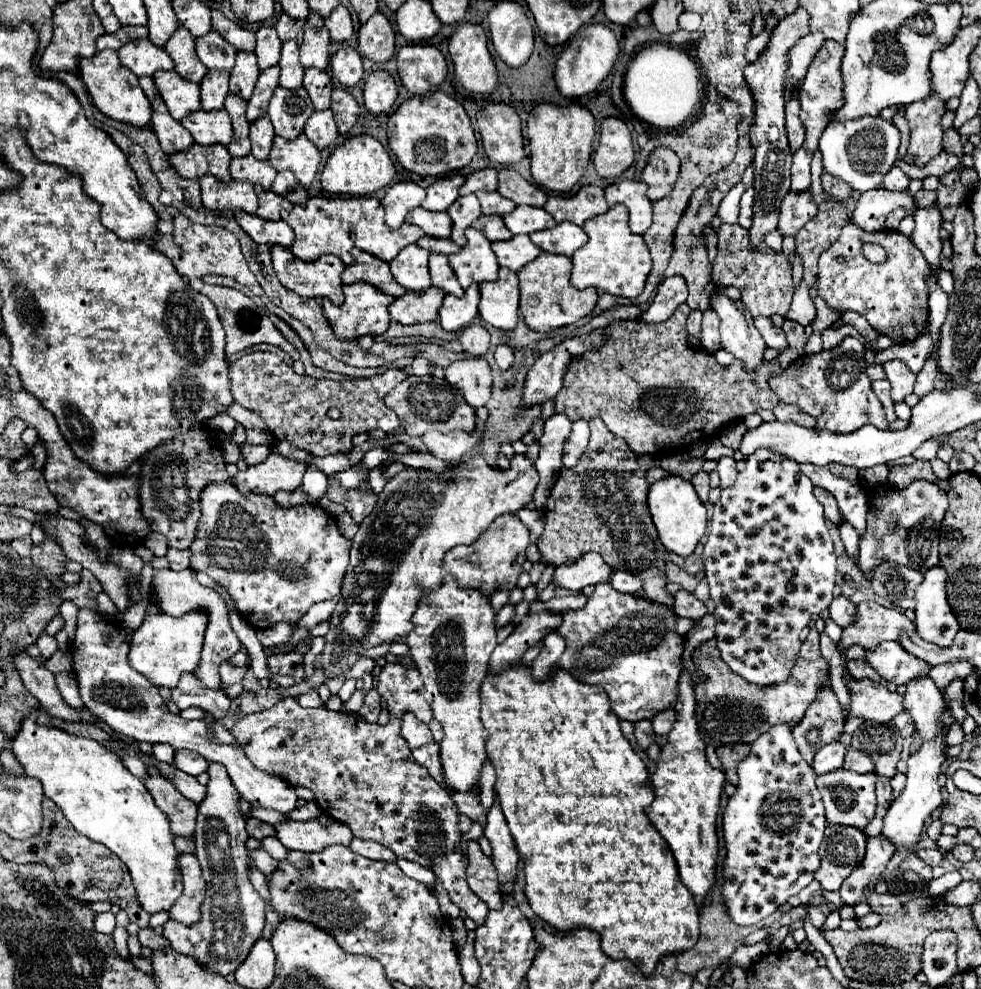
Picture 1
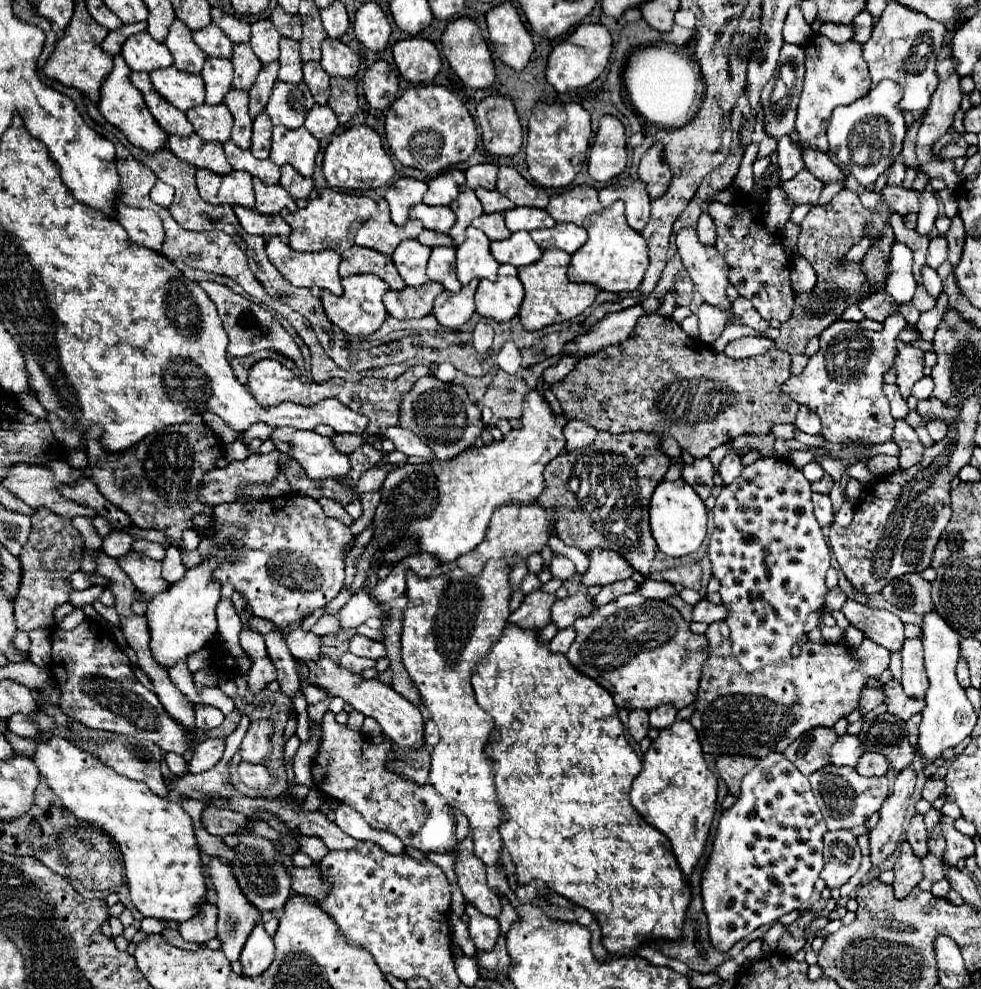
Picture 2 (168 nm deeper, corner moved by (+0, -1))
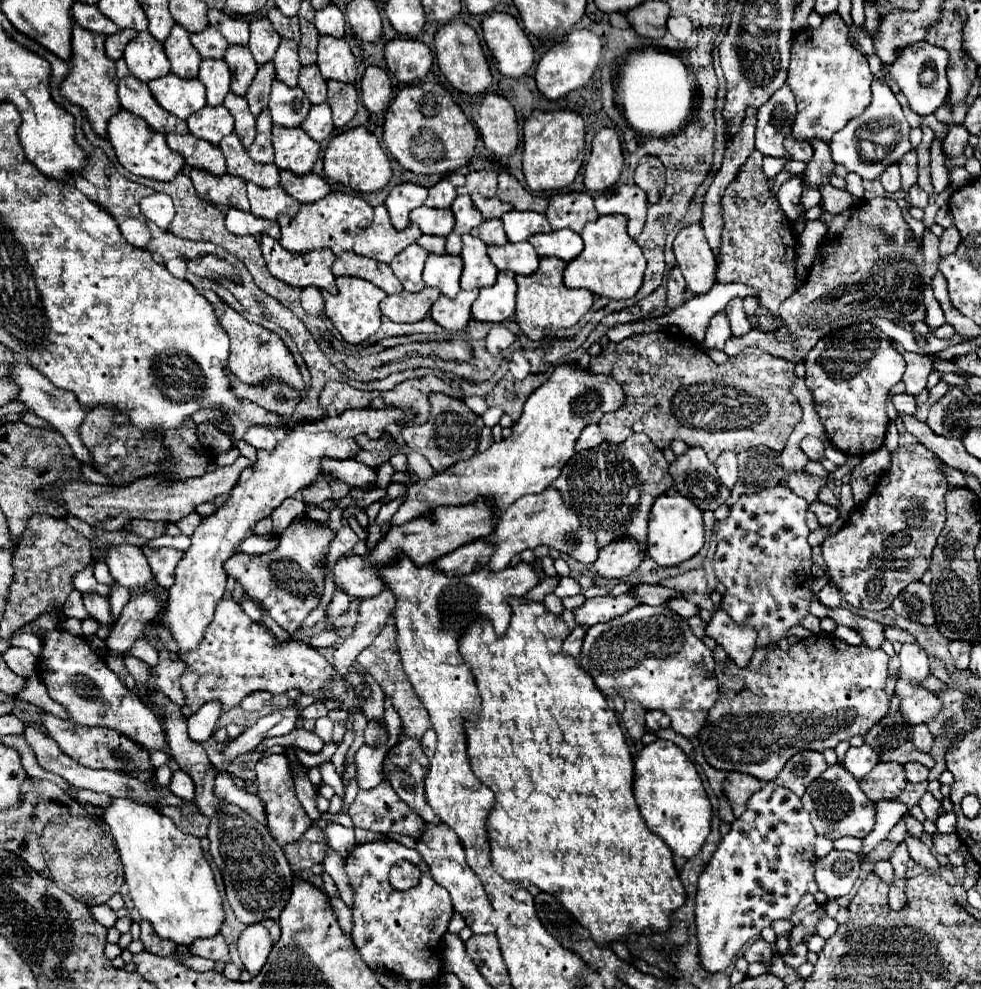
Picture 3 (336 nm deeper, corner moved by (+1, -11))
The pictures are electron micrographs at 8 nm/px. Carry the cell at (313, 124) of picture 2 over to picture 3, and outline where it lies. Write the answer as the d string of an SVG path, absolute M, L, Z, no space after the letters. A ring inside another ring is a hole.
M324 103L324 105L312 105L308 117L306 117L304 123L302 123L302 129L304 129L316 143L326 141L326 139L332 135L332 131L334 131L330 105L328 105L328 103Z

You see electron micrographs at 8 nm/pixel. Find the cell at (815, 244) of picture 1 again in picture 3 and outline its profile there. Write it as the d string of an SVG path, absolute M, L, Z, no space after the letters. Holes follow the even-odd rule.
M874 197L838 215L824 211L820 221L826 225L826 235L814 253L808 277L796 293L780 305L784 327L770 333L752 329L744 337L730 337L724 347L726 355L732 357L746 347L760 347L774 357L804 363L820 339L846 325L874 317L890 321L902 319L908 323L924 321L924 281L922 269L916 269L922 267L922 255L914 253L914 245L918 243L912 239L912 229L904 221L896 199Z

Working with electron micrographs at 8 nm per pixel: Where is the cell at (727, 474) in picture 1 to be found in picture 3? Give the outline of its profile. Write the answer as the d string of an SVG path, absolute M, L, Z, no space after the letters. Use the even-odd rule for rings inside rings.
M724 451L718 461L716 461L716 469L718 469L718 477L722 481L722 485L726 485L728 489L734 487L736 479L738 479L738 463L736 463L736 455L730 451Z

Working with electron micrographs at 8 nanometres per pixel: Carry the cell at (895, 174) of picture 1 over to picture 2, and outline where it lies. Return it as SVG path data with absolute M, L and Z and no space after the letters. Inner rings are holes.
M895 161L889 169L889 175L887 175L887 185L901 185L905 177L905 165L901 161Z

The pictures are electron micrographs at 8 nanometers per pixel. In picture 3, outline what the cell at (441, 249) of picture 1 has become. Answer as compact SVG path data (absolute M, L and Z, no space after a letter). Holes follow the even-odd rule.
M422 235L422 237L418 239L418 245L424 247L428 253L436 253L436 255L444 255L444 253L446 253L446 249L444 249L446 239L436 237L436 235Z

